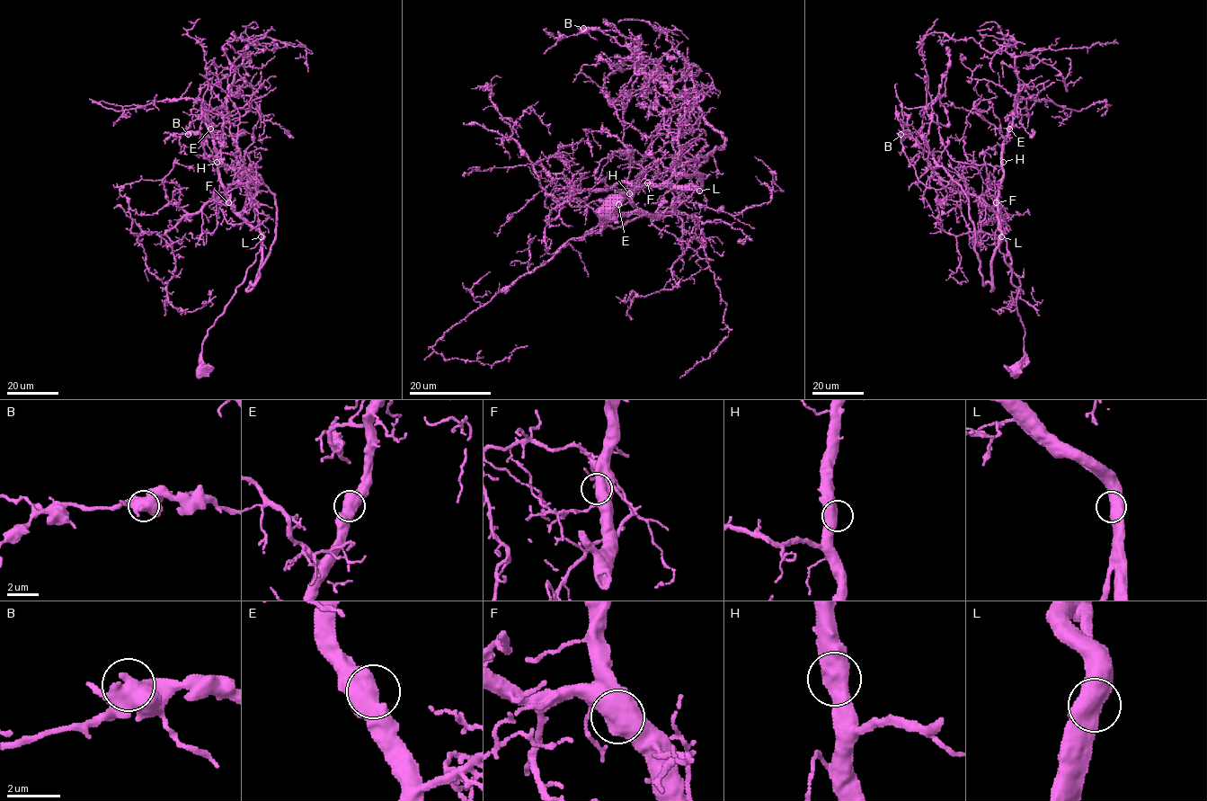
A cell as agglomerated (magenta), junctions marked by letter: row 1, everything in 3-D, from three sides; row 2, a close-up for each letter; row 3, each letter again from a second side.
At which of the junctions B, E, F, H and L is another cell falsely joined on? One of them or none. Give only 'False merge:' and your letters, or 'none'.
False merge: none

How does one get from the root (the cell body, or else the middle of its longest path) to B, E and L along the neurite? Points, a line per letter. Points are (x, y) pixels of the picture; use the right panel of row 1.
B: (1016, 369), (1025, 354), (1025, 328), (1017, 311), (1018, 289), (999, 250), (998, 218), (915, 138), (900, 134)
E: (1016, 369), (1025, 354), (1025, 328), (1017, 311), (1018, 289), (999, 250), (998, 216), (1002, 146), (1009, 129)
L: (1016, 369), (1025, 354), (1025, 328), (1017, 311), (1018, 289), (1011, 281), (1011, 268), (999, 250), (1001, 236)

